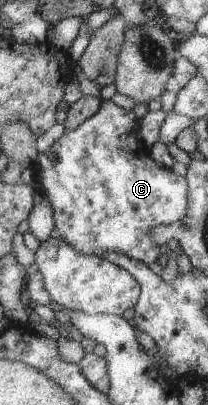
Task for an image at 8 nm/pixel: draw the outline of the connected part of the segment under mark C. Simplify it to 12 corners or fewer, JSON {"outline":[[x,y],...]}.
{"outline":[[111,99],[38,157],[56,232],[80,254],[163,254],[188,215]]}

